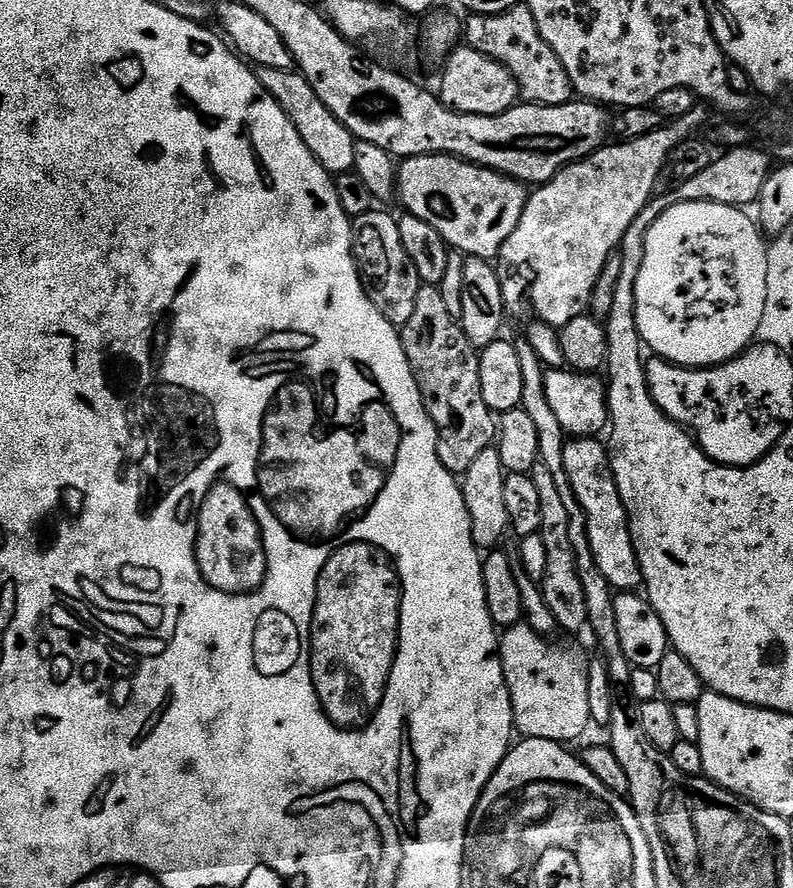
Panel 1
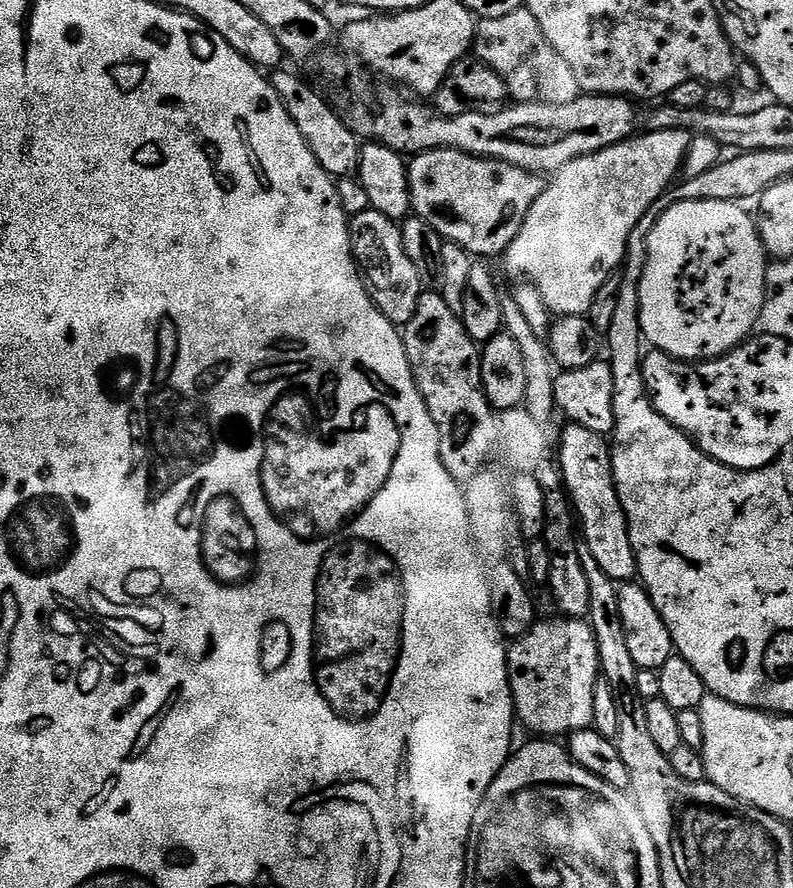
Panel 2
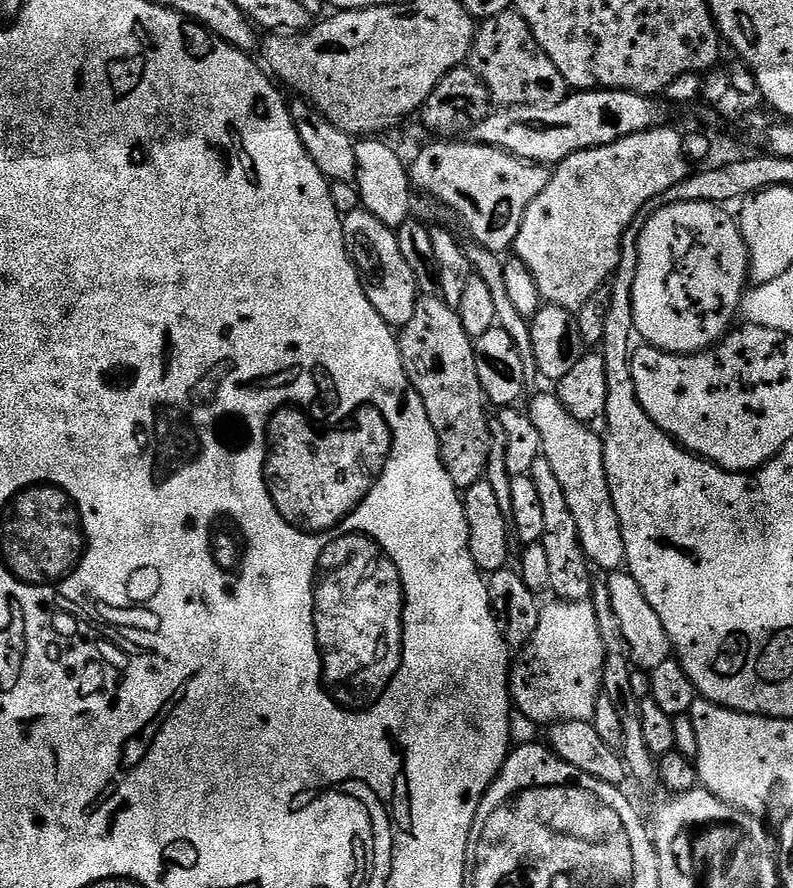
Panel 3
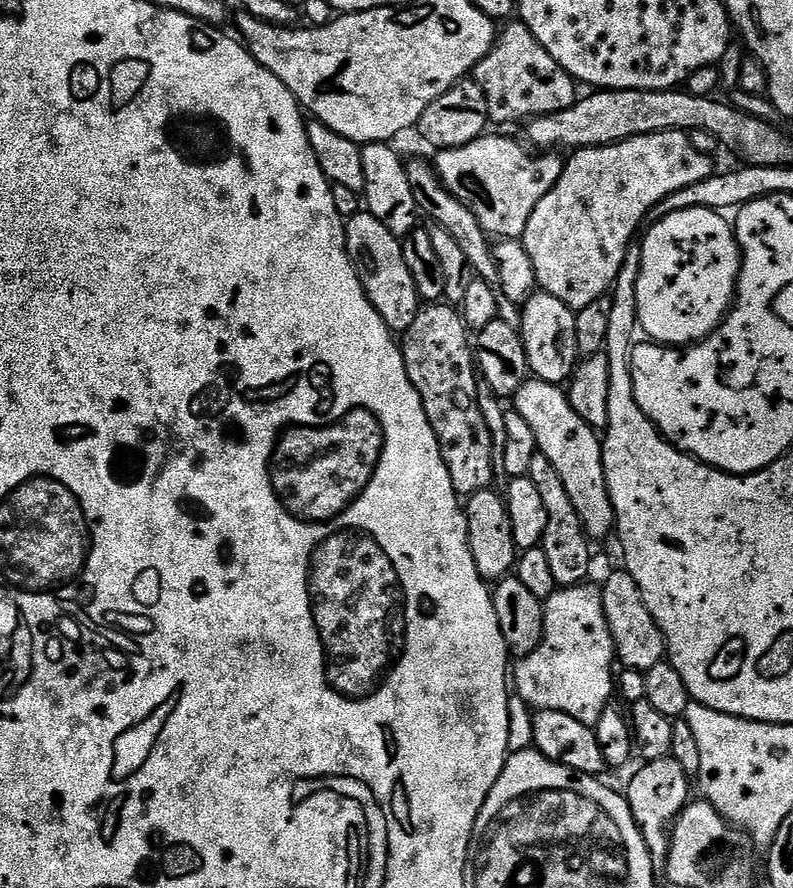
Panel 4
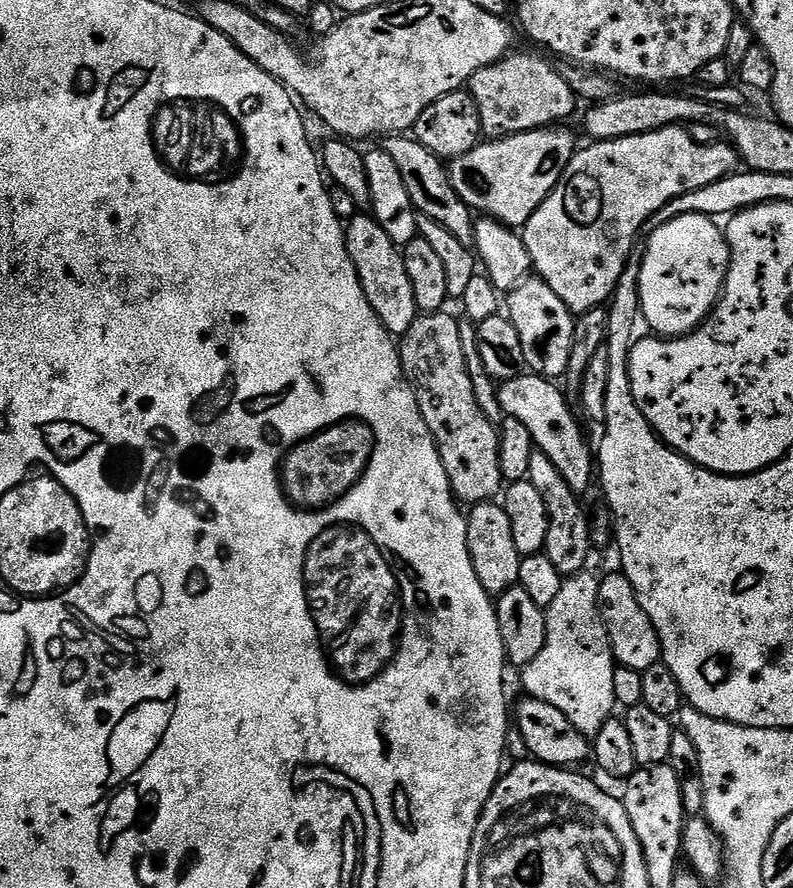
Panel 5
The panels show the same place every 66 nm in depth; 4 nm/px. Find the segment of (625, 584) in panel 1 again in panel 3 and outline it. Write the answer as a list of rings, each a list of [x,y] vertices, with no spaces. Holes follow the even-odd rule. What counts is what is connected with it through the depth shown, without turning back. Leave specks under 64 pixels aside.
[[[548,392],[534,397],[532,405],[527,405],[526,408],[534,426],[538,426],[538,434],[542,438],[540,451],[546,462],[550,462],[550,470],[558,474],[562,494],[566,494],[570,514],[574,514],[574,523],[578,526],[582,550],[589,561],[597,569],[619,569],[625,563],[624,543],[604,469],[604,441],[582,422],[578,422],[578,418],[574,418],[574,414],[570,414],[570,410],[562,406],[559,396]]]

